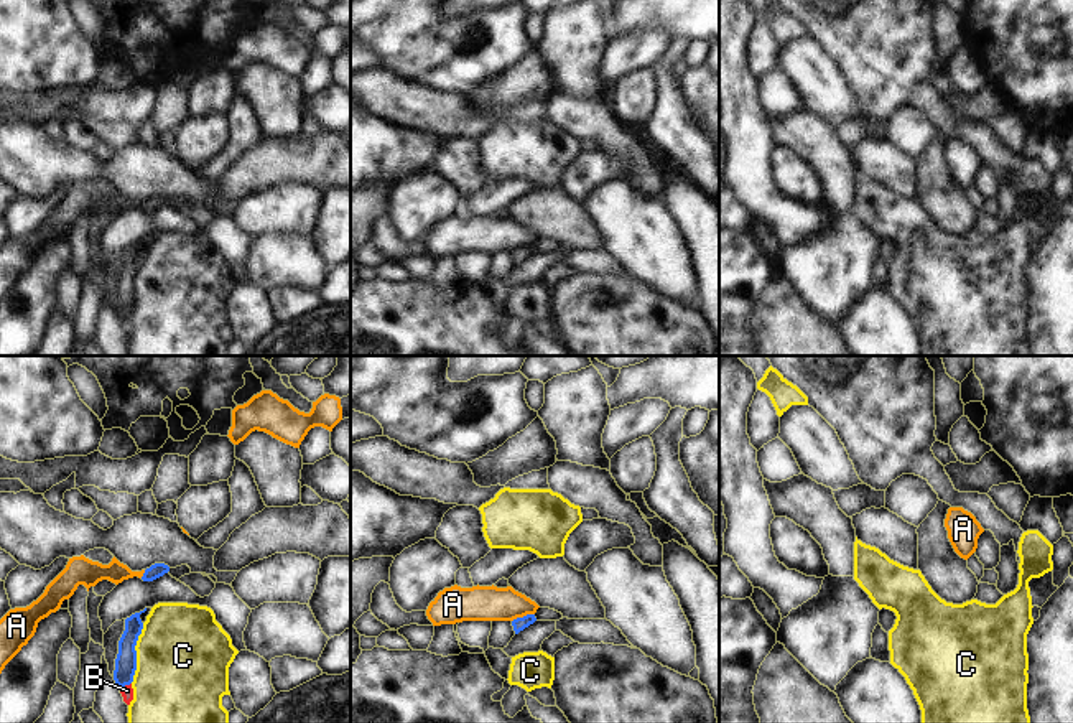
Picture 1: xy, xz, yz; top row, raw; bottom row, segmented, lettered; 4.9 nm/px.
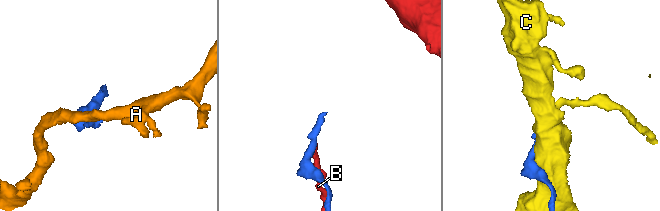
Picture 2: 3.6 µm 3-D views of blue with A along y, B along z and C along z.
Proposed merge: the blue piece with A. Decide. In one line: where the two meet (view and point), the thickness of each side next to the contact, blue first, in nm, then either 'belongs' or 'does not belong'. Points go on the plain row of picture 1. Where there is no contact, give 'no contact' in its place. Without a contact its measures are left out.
xz (524, 247) | 70/180 nm | does not belong

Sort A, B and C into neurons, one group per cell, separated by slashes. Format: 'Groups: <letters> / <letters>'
Groups: A / B / C.

